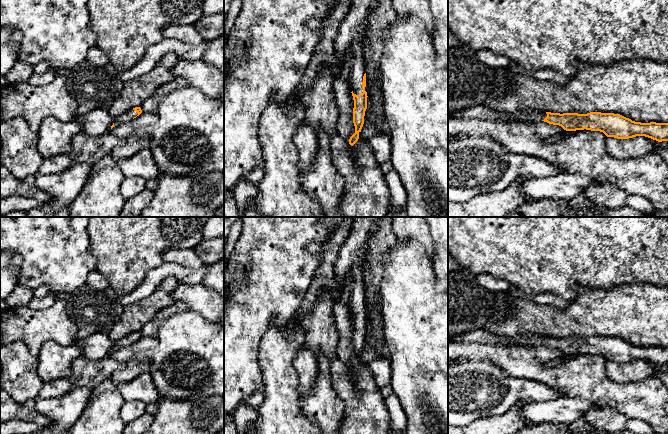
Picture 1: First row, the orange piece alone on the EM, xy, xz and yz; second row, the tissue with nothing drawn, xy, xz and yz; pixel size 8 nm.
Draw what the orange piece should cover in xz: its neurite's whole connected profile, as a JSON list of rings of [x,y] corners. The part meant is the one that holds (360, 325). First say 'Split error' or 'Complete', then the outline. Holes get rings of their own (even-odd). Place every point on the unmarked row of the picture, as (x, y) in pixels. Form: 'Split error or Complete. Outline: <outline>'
Split error. Outline: [[[354,217],[350,233],[341,246],[335,262],[335,278],[341,289],[352,279],[349,307],[354,324],[353,347],[355,357],[350,361],[353,370],[359,363],[367,333],[367,306],[363,267],[366,262],[367,240],[376,230],[376,221],[380,217]]]

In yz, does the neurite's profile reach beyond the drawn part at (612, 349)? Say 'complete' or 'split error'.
split error

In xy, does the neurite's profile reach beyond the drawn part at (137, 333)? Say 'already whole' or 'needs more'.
needs more

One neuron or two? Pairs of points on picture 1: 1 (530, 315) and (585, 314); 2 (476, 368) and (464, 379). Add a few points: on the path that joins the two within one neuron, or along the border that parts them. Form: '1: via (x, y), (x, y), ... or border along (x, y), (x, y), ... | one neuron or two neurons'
1: via (544, 316), (571, 316) | one neuron
2: via (473, 371), (467, 377) | one neuron

